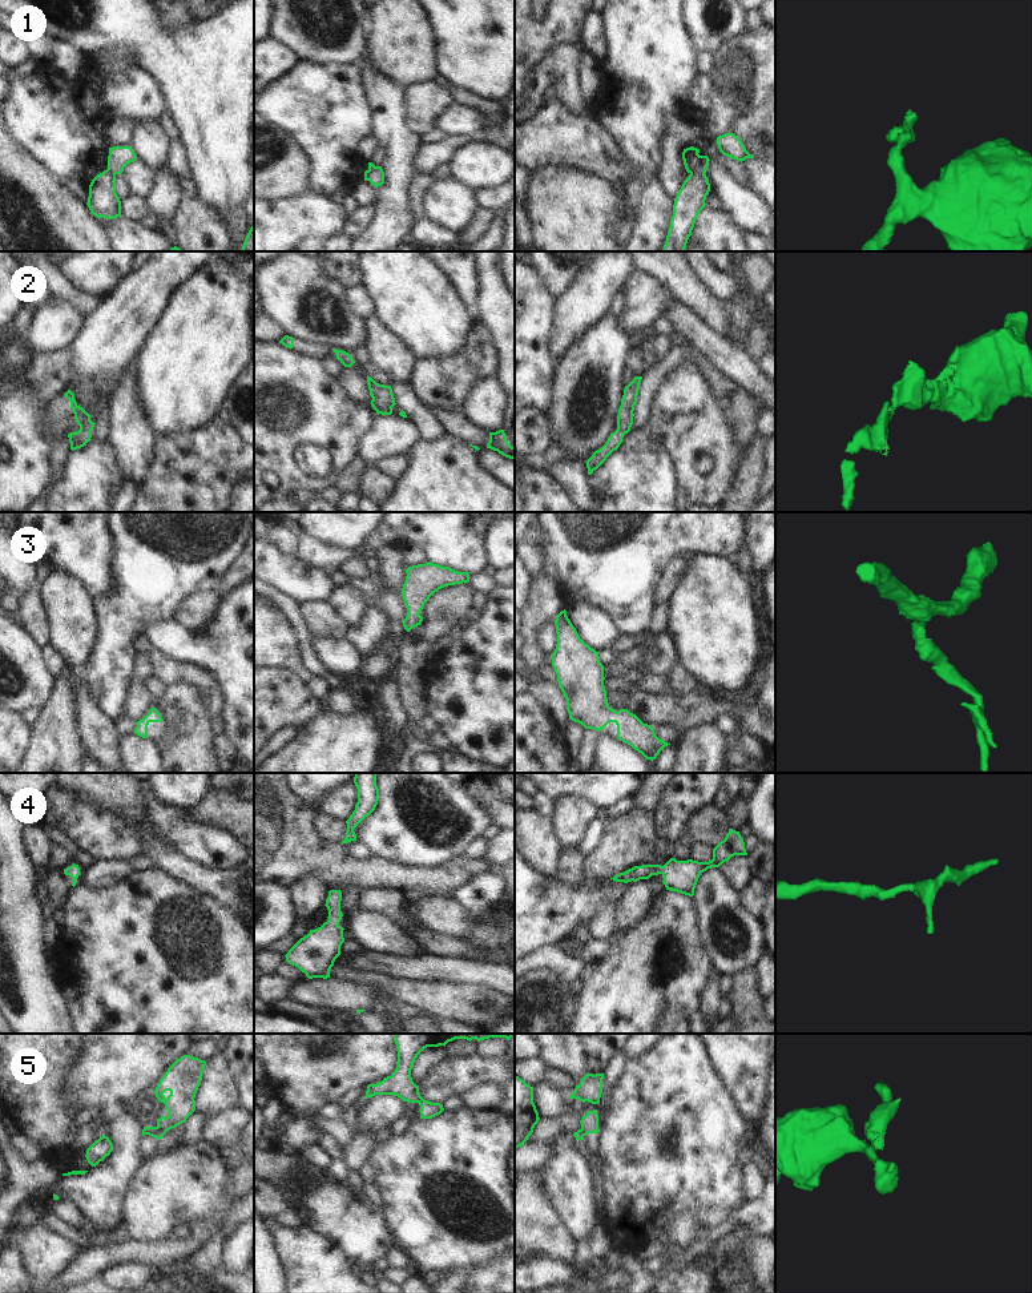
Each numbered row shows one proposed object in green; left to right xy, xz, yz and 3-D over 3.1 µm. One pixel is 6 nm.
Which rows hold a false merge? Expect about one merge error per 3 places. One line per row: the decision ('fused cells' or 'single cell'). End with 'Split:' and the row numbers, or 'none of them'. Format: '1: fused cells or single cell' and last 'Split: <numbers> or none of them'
1: fused cells
2: single cell
3: single cell
4: single cell
5: fused cells
Split: 1, 5

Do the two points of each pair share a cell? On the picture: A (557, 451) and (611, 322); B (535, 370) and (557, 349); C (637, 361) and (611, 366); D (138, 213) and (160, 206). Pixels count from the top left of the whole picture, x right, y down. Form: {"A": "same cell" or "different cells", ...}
{"A": "different cells", "B": "different cells", "C": "different cells", "D": "different cells"}

